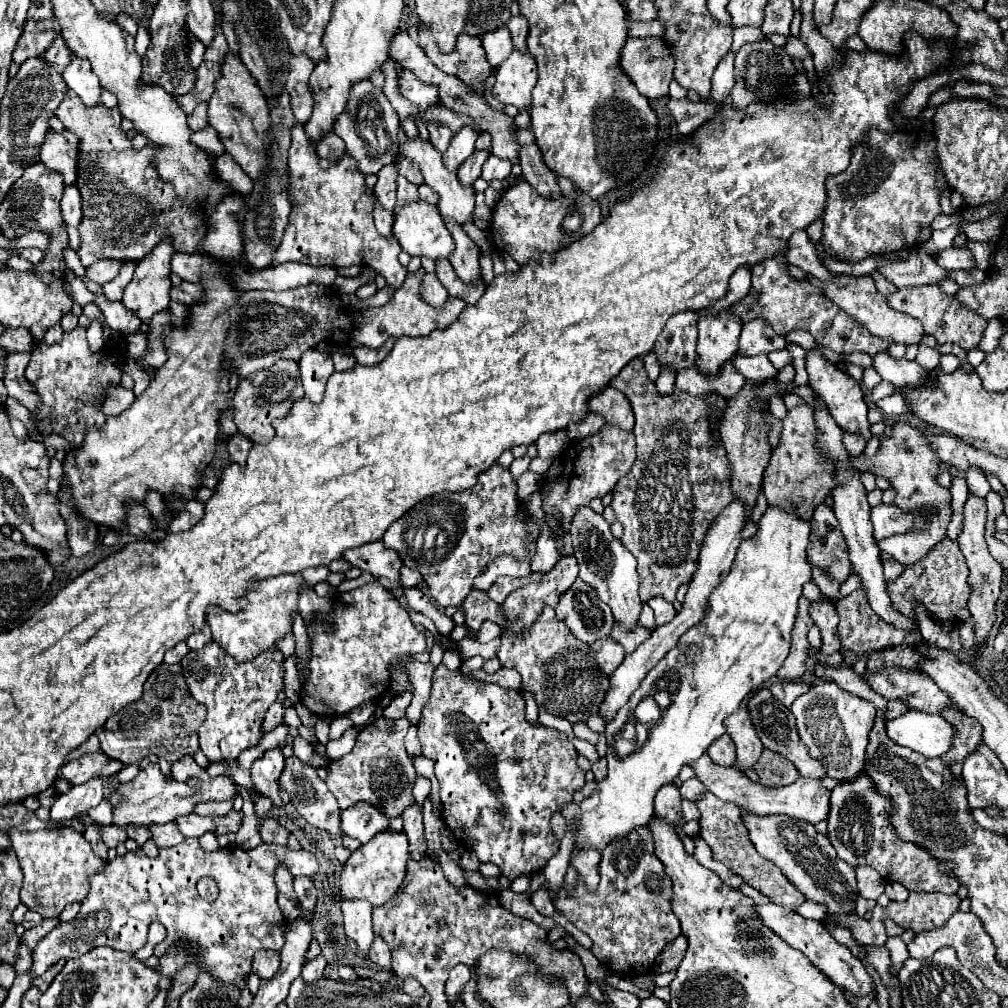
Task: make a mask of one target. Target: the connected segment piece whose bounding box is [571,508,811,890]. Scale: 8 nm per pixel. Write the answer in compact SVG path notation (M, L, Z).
M767 508L759 522L759 530L753 538L743 540L739 552L735 556L735 564L725 578L725 582L711 594L711 608L703 622L695 628L689 628L679 644L671 648L663 660L649 672L649 676L641 682L639 690L633 692L631 700L617 712L617 716L607 724L605 738L607 746L615 748L615 736L625 730L625 726L633 720L633 710L645 698L655 694L657 690L667 690L671 696L671 706L661 714L659 722L651 728L647 740L641 748L633 750L629 756L621 758L615 750L607 750L609 774L603 782L599 782L593 796L581 802L583 816L577 820L575 828L575 844L581 850L573 850L571 862L575 864L577 872L585 880L585 884L593 890L599 882L599 852L609 844L609 840L617 840L631 832L637 826L643 826L653 816L653 798L657 788L669 784L677 778L683 764L697 760L717 738L725 734L723 720L731 716L741 700L771 680L777 670L783 666L789 648L791 648L791 630L797 614L797 600L801 598L803 584L811 580L811 564L807 560L807 544L809 544L809 522L799 520L799 516L791 512L781 512L779 508Z

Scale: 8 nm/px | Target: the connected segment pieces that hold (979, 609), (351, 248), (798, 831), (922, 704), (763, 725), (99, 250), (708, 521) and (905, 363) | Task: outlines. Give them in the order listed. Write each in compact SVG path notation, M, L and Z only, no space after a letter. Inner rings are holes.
M969 496L969 498L967 498L967 504L965 504L965 524L963 524L963 532L959 534L957 542L959 542L959 546L961 546L961 552L963 552L963 556L965 556L965 562L967 562L967 566L969 566L969 578L967 578L969 586L971 586L969 612L971 612L971 616L975 618L975 636L977 636L977 646L975 646L975 650L985 644L987 634L989 634L989 630L991 630L991 626L993 626L993 622L995 622L995 618L997 618L997 616L995 616L995 600L997 600L999 594L1001 594L1001 576L1003 576L1001 564L997 564L997 560L995 560L995 558L989 554L989 550L987 550L987 542L985 542L985 522L987 522L987 502L985 502L985 498Z
M295 126L291 130L291 148L289 148L289 176L291 176L291 194L295 200L295 206L289 216L289 226L285 230L285 236L281 240L281 246L275 252L275 262L301 262L309 266L369 266L381 276L385 276L389 286L401 286L407 268L403 268L397 262L397 254L401 252L399 242L395 238L385 238L377 232L373 220L371 220L371 202L373 202L373 190L365 184L365 176L357 170L355 160L345 152L335 164L331 164L327 170L319 166L319 158L315 154L315 148L311 146L307 134L303 132L303 126Z
M746 809L741 810L741 818L757 852L777 864L809 900L825 904L829 914L849 914L855 910L855 896L859 894L855 872L835 854L829 838L819 834L813 824L793 822L783 814L758 816Z
M881 668L877 672L865 670L863 680L871 686L873 692L881 694L885 700L899 700L909 710L941 714L943 710L957 708L953 698L939 690L937 684L923 676L923 672L907 668Z
M761 688L749 700L747 708L749 708L749 714L751 714L751 722L753 722L753 726L755 726L755 730L757 730L757 734L759 734L759 738L761 738L765 748L769 748L769 750L785 756L789 762L793 762L793 766L797 768L799 776L803 776L803 778L821 780L821 778L827 776L825 768L819 764L819 760L811 758L807 746L801 742L801 738L797 734L797 726L795 726L795 716L791 714L791 710L783 708L783 704L779 704L779 700L775 700L767 688Z
M67 92L65 98L61 100L59 108L55 110L55 116L61 120L65 130L73 132L79 138L79 160L77 160L77 180L75 186L81 192L81 208L83 208L83 218L79 224L79 234L81 234L81 246L77 250L81 264L87 268L95 260L141 260L147 256L161 240L171 238L175 252L187 252L195 254L199 240L205 236L203 228L203 210L197 204L181 204L175 190L171 188L171 182L165 182L159 178L155 166L153 166L153 154L155 148L147 144L143 150L135 152L133 144L127 136L127 132L121 130L121 114L117 108L109 110L101 102L97 106L85 106L75 92Z
M633 360L615 376L613 386L621 390L635 412L635 428L633 434L637 438L637 462L631 472L619 484L619 492L613 494L611 508L617 514L617 520L623 526L621 542L637 560L639 574L639 596L647 602L653 596L663 596L669 602L675 602L675 592L681 584L687 584L697 568L697 558L703 546L703 538L709 526L715 522L715 516L731 504L731 464L727 462L727 454L721 446L715 446L715 438L709 440L709 414L707 404L699 396L691 396L687 392L675 392L669 398L663 398L655 382L649 380L643 360Z
M887 350L877 352L877 354L873 356L873 368L877 370L877 374L879 374L883 380L895 384L897 388L899 388L899 386L903 386L903 388L905 388L905 386L915 388L915 386L919 386L919 384L935 382L933 372L923 370L915 360L913 360L913 362L909 362L909 360L905 360L905 358L897 360L897 358L889 356Z

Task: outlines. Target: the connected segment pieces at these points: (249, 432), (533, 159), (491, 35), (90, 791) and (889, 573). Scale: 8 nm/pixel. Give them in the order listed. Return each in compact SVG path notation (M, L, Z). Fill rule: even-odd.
M279 360L267 370L259 370L253 378L239 380L239 386L233 396L233 422L237 430L251 438L255 444L269 442L273 438L273 426L271 422L275 418L283 418L295 400L303 398L303 386L299 378L299 366L293 360Z
M515 128L517 144L519 144L519 166L523 170L525 180L541 194L541 196L561 196L557 186L555 172L543 162L541 150L535 144L535 136L531 130Z
M505 26L481 34L481 42L483 42L485 54L487 54L489 66L495 68L495 70L513 52L513 48L511 48L511 36L509 36L509 32L507 32Z
M91 780L91 784L81 784L71 788L67 794L61 794L51 806L51 820L69 820L75 814L95 808L103 800L103 780Z
M881 552L881 560L883 560L883 566L885 566L885 578L887 578L887 582L893 582L893 580L899 578L899 574L903 574L905 566L899 564L891 554Z

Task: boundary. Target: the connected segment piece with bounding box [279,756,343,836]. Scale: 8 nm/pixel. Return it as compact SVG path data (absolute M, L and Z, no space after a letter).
M291 756L287 762L285 762L285 770L279 778L279 786L283 786L289 796L291 796L291 804L297 808L297 812L315 828L319 830L325 830L329 832L331 836L343 836L343 830L341 830L341 816L339 816L339 806L337 806L337 800L335 796L329 792L327 784L317 776L317 770L311 768L311 766L305 766L299 758Z

